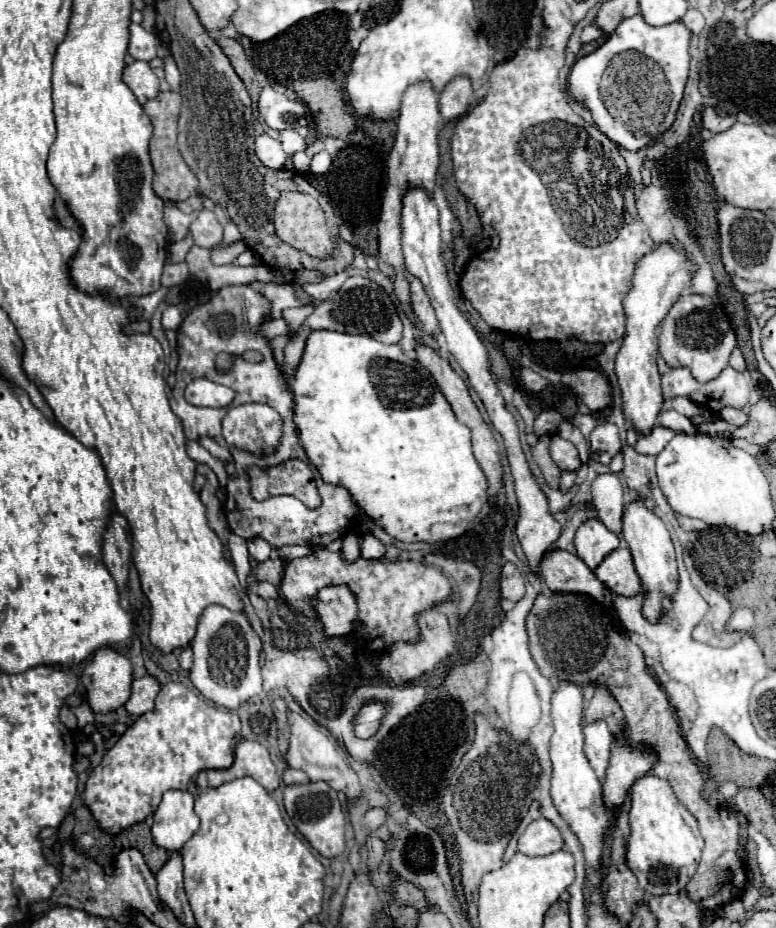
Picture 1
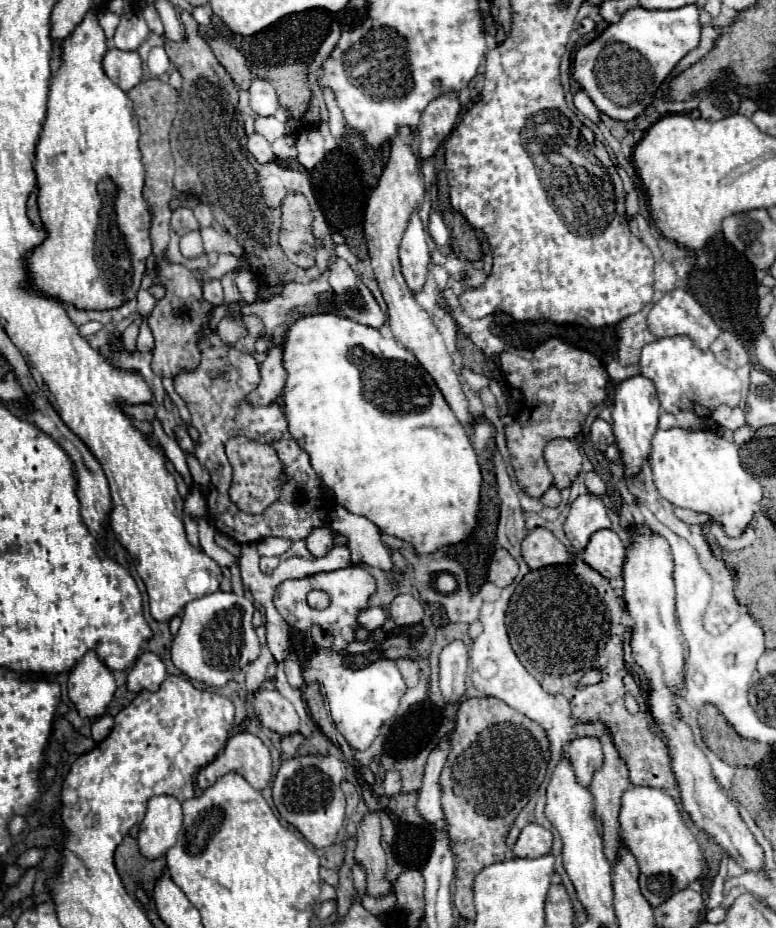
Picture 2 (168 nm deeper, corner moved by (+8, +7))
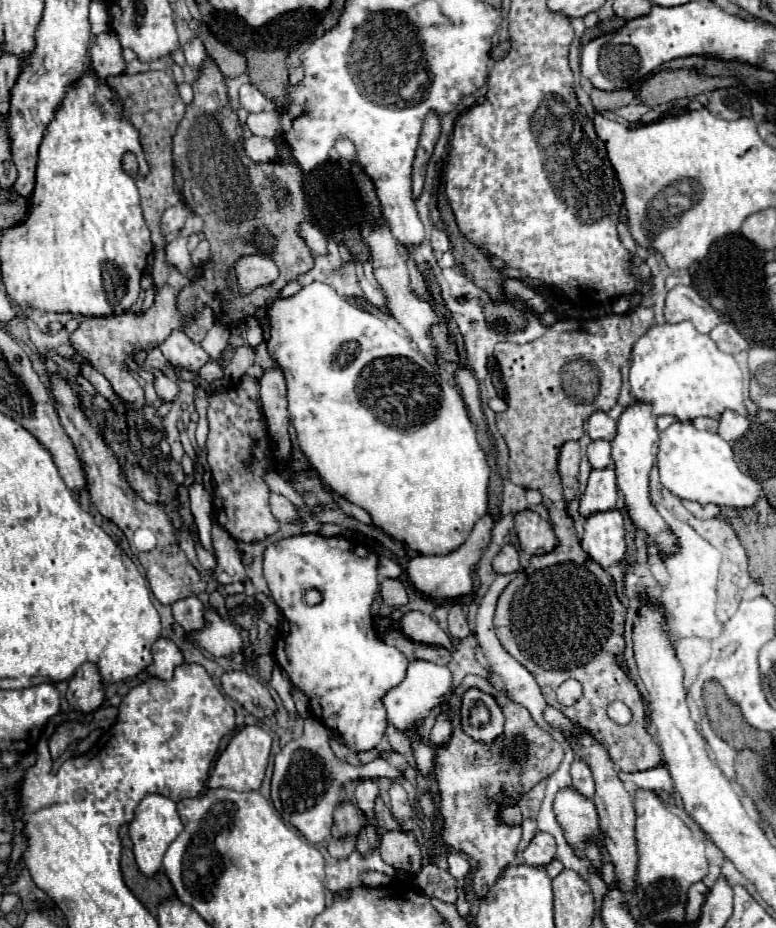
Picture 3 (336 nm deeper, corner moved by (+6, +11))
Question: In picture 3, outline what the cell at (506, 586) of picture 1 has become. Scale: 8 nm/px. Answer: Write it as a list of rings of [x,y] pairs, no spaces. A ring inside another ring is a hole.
[[[506,543],[500,553],[494,557],[492,567],[496,573],[516,573],[520,569],[520,557],[518,549],[512,543]]]

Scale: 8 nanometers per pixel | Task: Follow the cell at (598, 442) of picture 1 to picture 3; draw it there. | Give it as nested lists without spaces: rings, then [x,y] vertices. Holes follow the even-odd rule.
[[[596,411],[588,419],[588,435],[590,439],[612,441],[616,437],[616,421],[612,421],[604,411]]]

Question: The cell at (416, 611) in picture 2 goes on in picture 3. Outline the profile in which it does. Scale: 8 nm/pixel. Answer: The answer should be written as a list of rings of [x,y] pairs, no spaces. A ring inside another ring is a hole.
[[[384,579],[380,583],[380,595],[382,595],[382,601],[392,607],[400,607],[408,603],[406,589],[398,579]]]

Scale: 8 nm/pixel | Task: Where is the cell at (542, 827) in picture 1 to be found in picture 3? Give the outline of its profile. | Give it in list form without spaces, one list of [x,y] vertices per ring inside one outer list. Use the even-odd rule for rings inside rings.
[[[536,833],[536,837],[530,841],[530,845],[524,851],[524,861],[526,865],[532,867],[540,867],[540,865],[548,865],[554,859],[556,853],[556,843],[554,837],[548,833]]]

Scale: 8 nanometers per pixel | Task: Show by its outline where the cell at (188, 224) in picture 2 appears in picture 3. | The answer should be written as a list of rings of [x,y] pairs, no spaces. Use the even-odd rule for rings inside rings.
[[[180,201],[178,205],[170,207],[164,211],[162,219],[160,219],[160,227],[162,227],[162,233],[168,235],[168,233],[178,233],[182,227],[184,227],[184,221],[186,217],[190,215],[190,209]]]

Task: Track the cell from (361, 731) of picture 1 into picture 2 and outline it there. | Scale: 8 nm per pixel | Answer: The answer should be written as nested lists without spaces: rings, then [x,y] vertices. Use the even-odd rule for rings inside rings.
[[[346,567],[330,573],[310,575],[304,579],[288,579],[276,587],[274,595],[274,605],[278,613],[290,627],[298,629],[304,635],[306,651],[316,653],[310,655],[302,669],[304,681],[320,683],[322,693],[326,697],[326,709],[352,749],[370,747],[382,723],[396,715],[398,701],[406,691],[406,685],[394,661],[376,661],[364,669],[352,671],[344,667],[344,659],[340,655],[340,649],[354,641],[356,615],[360,609],[366,607],[366,601],[374,591],[376,591],[374,577],[366,569]],[[312,589],[322,589],[330,595],[330,605],[326,609],[318,611],[306,603],[306,595]]]

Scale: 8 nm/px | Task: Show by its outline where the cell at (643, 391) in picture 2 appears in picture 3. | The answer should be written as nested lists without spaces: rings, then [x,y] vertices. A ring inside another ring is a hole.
[[[634,403],[622,413],[618,421],[618,433],[612,441],[612,461],[618,475],[618,489],[622,491],[628,515],[634,527],[642,531],[646,545],[658,549],[660,555],[672,555],[678,551],[678,539],[650,501],[648,475],[656,463],[656,453],[658,453],[658,429],[656,419],[652,417],[652,409],[648,403]]]

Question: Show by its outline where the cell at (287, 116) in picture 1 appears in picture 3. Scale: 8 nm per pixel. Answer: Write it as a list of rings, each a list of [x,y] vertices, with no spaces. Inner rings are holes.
[[[246,83],[240,87],[240,105],[250,113],[252,111],[264,111],[266,97],[252,83]]]

